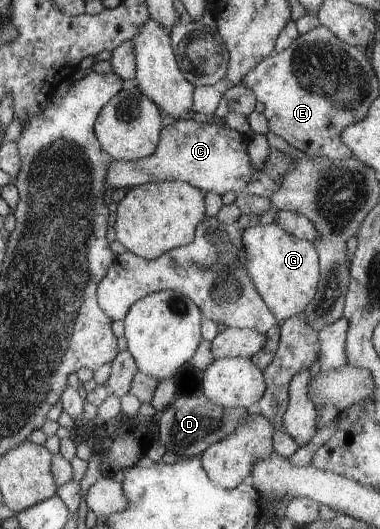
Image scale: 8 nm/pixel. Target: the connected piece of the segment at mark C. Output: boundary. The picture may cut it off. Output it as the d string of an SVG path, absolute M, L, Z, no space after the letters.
M181 118L160 130L160 139L152 155L136 161L110 160L106 181L115 188L131 188L157 181L183 181L204 193L213 191L224 195L233 191L237 195L243 193L270 198L293 166L294 158L291 155L270 147L265 164L256 169L250 161L248 138L244 134L225 123L200 123Z

